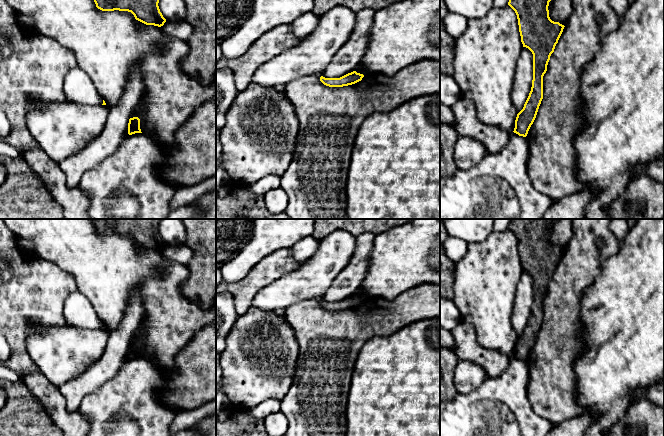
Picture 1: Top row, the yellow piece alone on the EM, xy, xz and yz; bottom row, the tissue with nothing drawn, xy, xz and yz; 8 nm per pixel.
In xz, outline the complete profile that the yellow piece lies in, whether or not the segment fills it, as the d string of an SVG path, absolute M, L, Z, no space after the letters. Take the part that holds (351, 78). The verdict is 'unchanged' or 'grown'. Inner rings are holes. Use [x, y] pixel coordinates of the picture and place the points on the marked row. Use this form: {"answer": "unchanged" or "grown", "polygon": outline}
{"answer": "unchanged", "polygon": "M353 71L340 78L325 78L325 77L321 76L320 81L324 85L329 86L329 87L343 87L343 86L355 84L355 83L361 81L363 77L364 77L363 74Z"}

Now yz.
{"answer": "unchanged", "polygon": "M509 0L515 11L523 47L533 54L533 80L523 109L517 114L514 133L526 137L543 99L543 76L564 25L549 17L551 0Z"}

